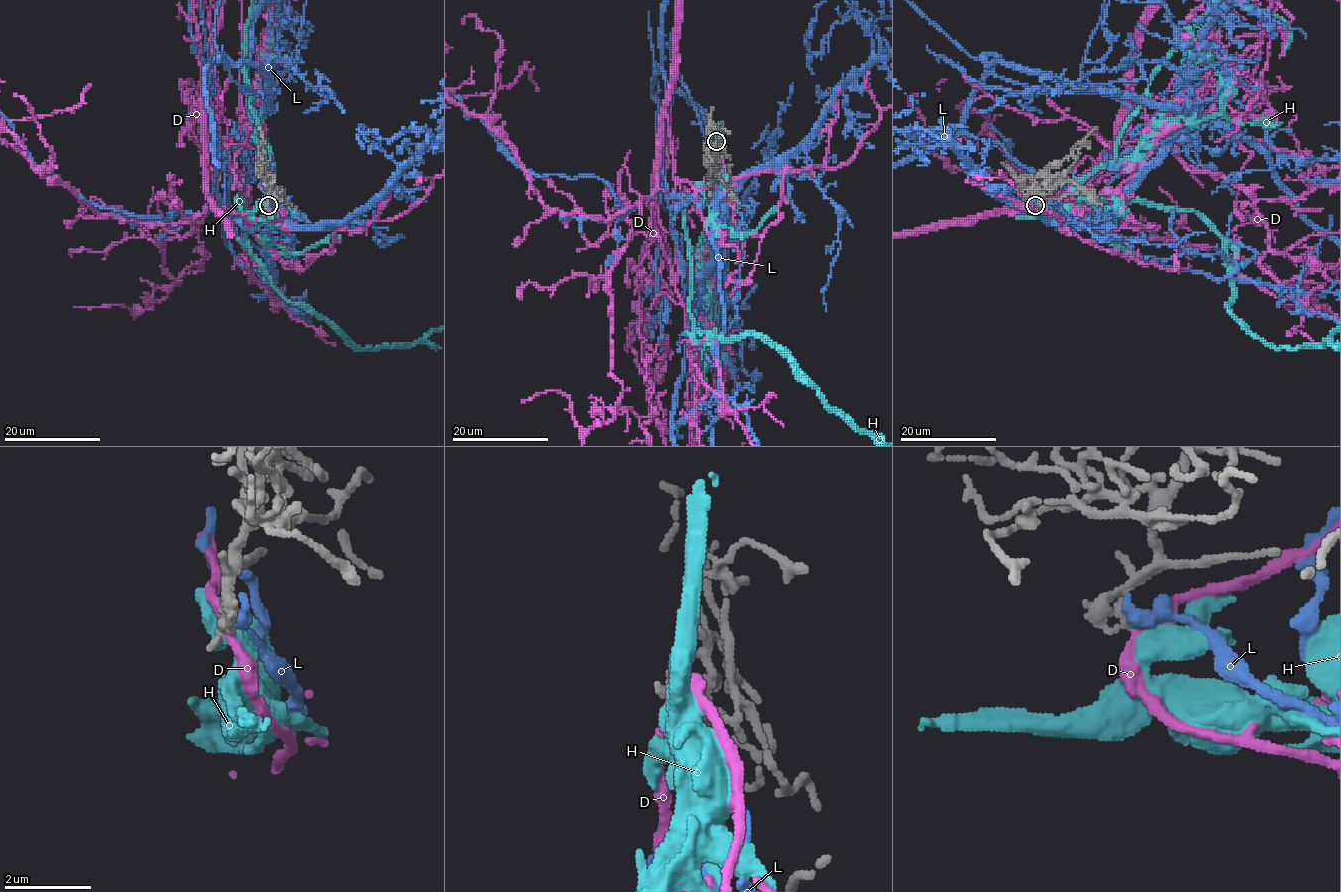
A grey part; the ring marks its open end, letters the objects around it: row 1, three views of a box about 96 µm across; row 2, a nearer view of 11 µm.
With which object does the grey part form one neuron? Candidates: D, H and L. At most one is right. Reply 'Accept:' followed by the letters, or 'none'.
Accept: none

